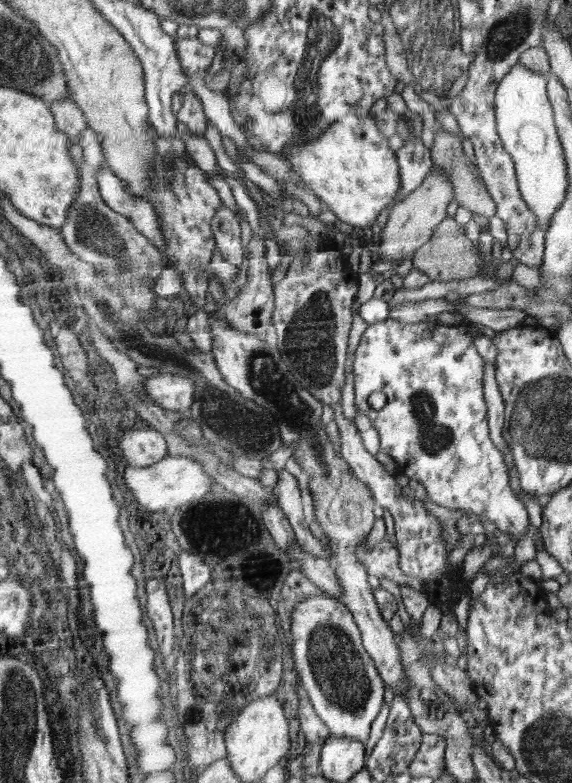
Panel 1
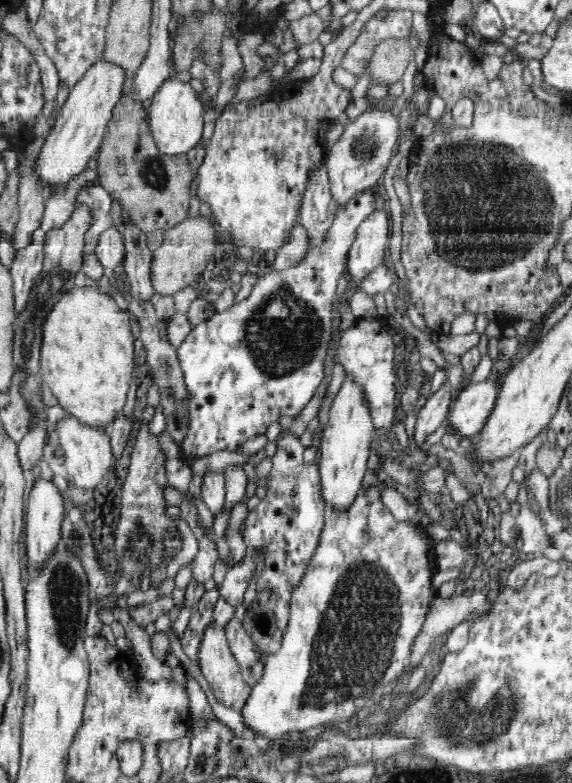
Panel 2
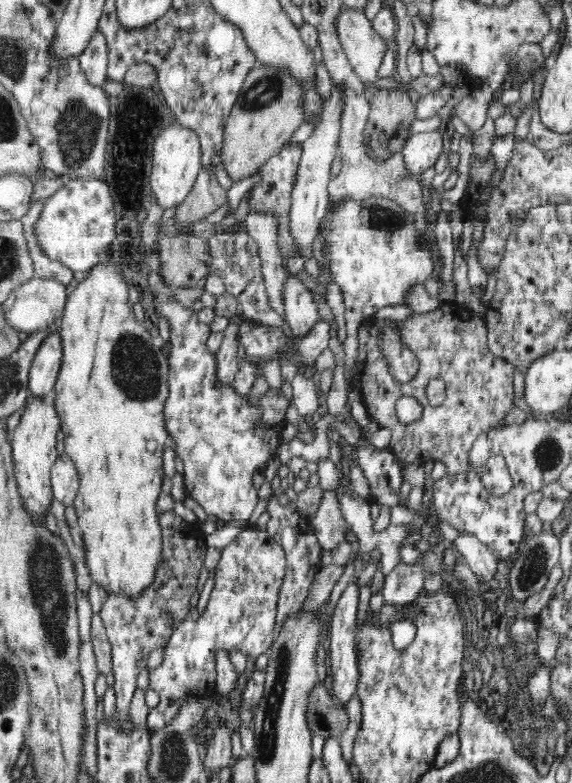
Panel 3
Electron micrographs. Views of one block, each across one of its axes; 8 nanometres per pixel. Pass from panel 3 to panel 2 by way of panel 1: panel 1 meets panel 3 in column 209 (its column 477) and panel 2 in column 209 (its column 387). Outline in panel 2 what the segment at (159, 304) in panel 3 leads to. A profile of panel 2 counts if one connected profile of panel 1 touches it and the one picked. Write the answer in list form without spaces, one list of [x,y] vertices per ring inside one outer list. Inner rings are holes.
[[[370,188],[357,193],[339,208],[323,242],[312,247],[299,263],[261,274],[249,296],[237,299],[228,310],[194,326],[186,340],[177,347],[188,388],[186,409],[190,419],[188,435],[178,444],[181,458],[192,460],[217,450],[239,451],[248,439],[264,435],[271,424],[279,422],[281,415],[296,418],[312,400],[324,380],[327,348],[332,340],[332,304],[336,298],[336,284],[338,278],[346,274],[346,254],[355,240],[358,226],[375,210],[376,191],[377,188]]]

